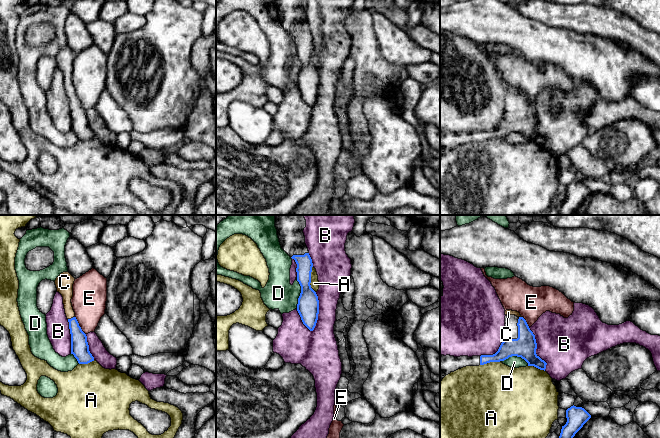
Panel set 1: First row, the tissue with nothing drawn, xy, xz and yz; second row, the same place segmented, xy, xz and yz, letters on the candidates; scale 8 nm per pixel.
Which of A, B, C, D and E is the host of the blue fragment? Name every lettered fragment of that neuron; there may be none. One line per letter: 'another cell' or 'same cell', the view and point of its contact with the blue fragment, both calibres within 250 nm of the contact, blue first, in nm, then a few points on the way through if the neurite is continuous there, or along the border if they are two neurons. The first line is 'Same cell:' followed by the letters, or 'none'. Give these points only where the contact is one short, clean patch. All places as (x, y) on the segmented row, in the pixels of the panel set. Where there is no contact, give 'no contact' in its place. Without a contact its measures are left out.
Same cell: C
A: another cell; meets blue in xz at (310, 279); 180 nm thick on the blue side, 70 nm on the other
B: another cell; meets blue in xz at (318, 312); 180 nm thick on the blue side, 240 nm on the other
C: same cell; meets blue in xy at (71, 318); 140 nm thick on the blue side, 120 nm on the other; runs through xy (79, 346), (79, 339), (71, 318), (65, 288)
D: another cell; meets blue in xz at (300, 293); 180 nm thick on the blue side, 240 nm on the other; border along xz (296, 277), (300, 286), (297, 308)
E: another cell; meets blue in yz at (525, 321); 180 nm thick on the blue side, 260 nm on the other; border along yz (521, 316), (529, 326)

